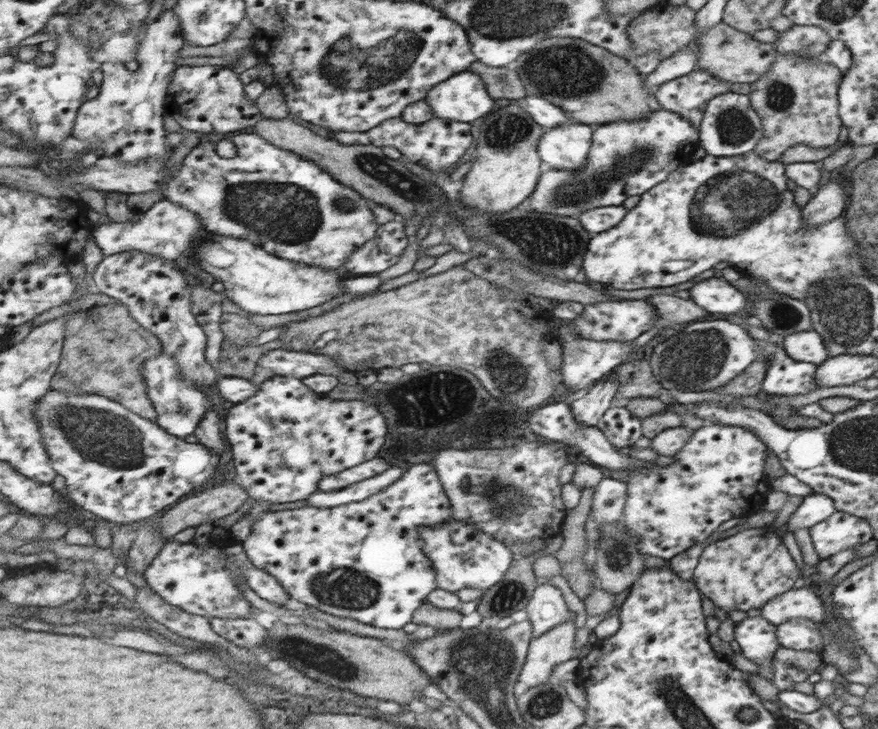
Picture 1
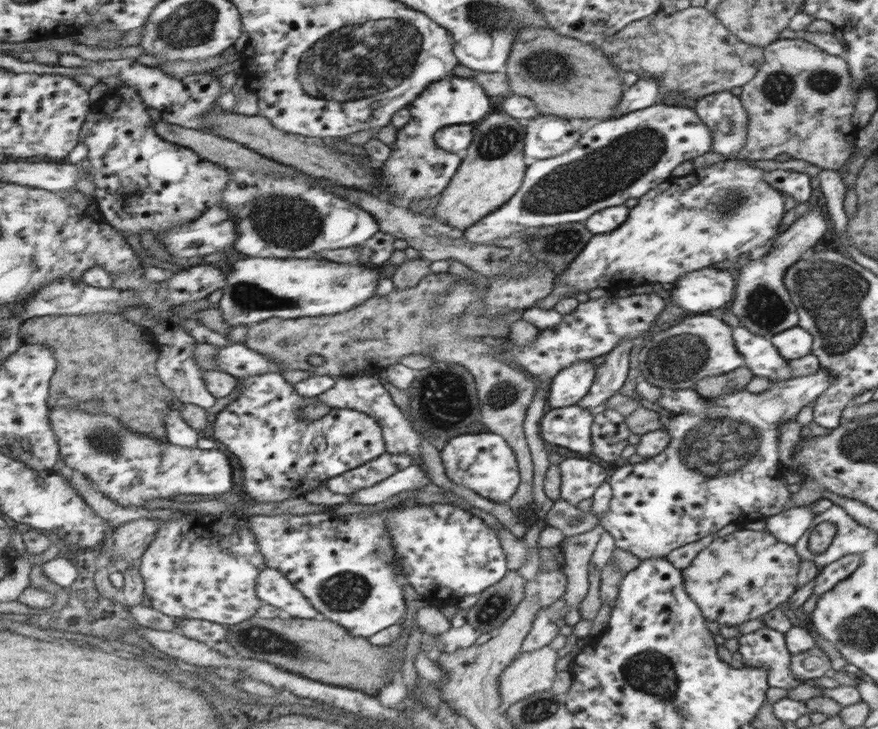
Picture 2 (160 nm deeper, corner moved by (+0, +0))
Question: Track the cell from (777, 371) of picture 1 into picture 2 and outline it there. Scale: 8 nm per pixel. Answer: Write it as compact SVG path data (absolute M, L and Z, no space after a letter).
M738 327L733 328L732 339L744 357L743 366L753 375L765 377L771 383L793 378L788 360L777 352L769 338L753 335L744 327Z

